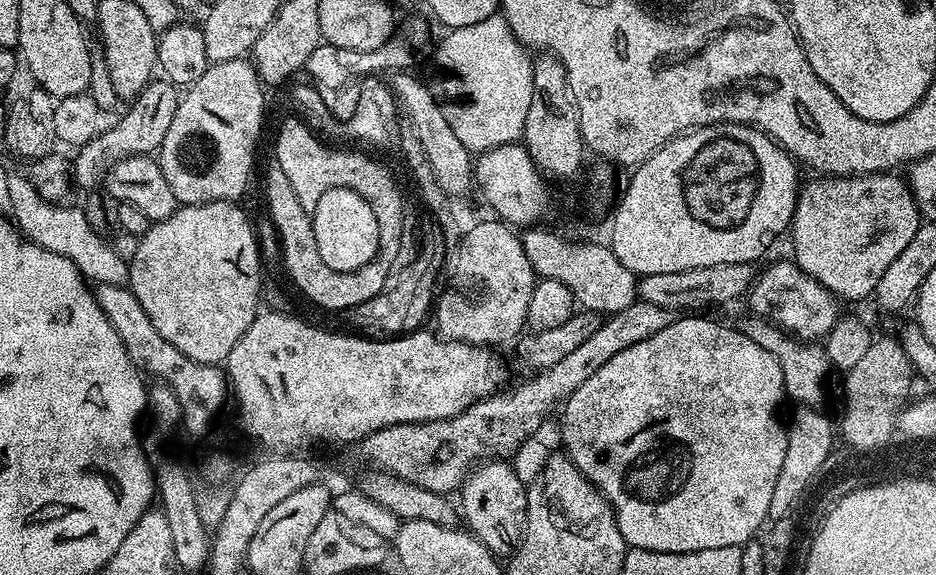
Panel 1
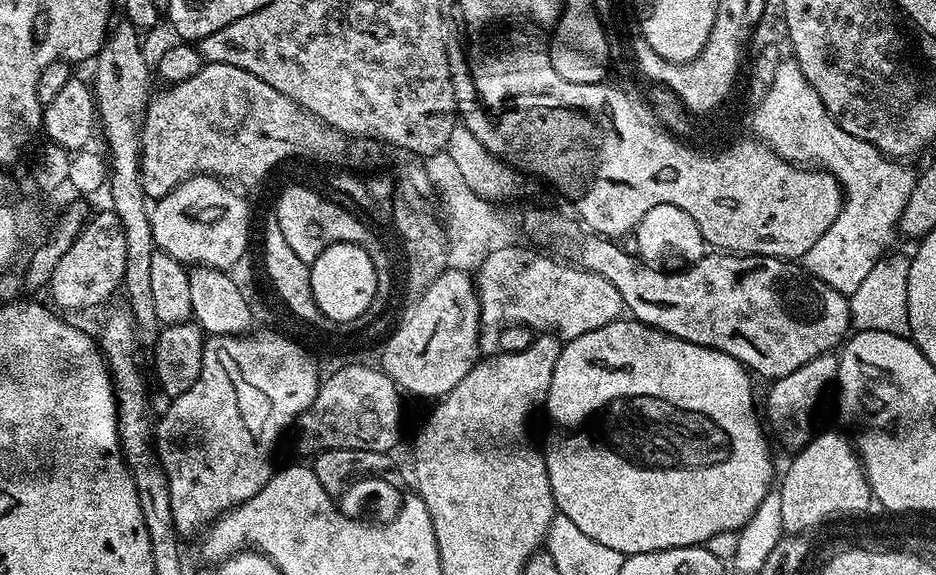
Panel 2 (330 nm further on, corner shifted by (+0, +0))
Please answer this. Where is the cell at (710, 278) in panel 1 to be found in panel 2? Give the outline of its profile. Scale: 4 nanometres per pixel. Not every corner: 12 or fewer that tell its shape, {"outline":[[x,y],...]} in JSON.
{"outline":[[519,243],[474,272],[481,321],[567,342],[621,319],[602,274]]}

